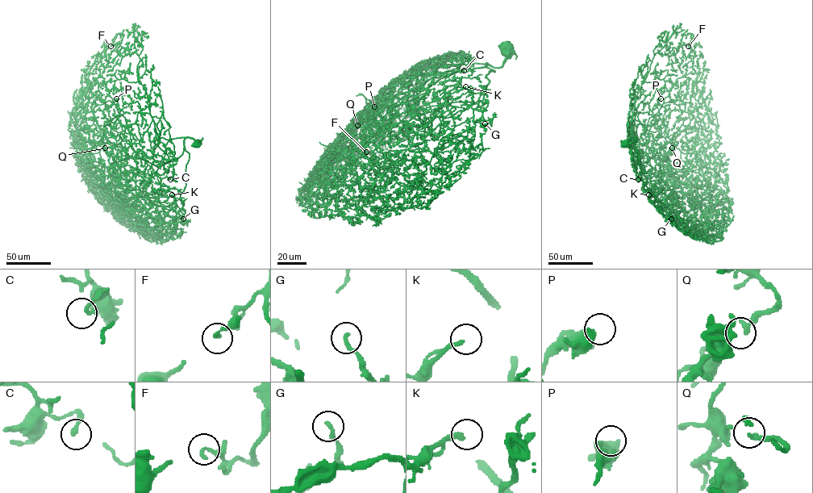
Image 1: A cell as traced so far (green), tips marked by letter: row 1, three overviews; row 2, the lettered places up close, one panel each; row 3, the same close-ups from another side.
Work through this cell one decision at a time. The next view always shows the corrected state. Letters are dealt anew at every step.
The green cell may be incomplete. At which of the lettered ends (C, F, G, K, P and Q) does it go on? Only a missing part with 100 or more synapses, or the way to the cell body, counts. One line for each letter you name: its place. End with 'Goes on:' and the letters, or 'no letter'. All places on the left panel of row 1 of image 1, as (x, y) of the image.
Goes on: no letter

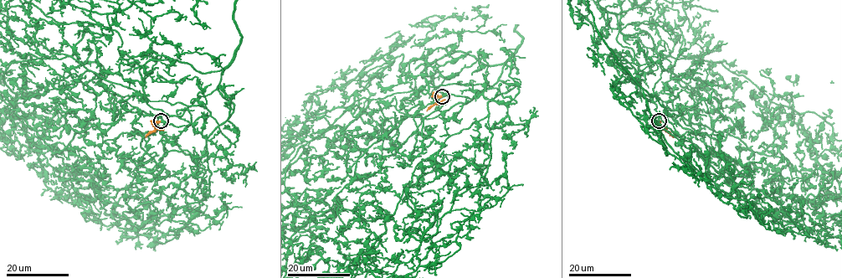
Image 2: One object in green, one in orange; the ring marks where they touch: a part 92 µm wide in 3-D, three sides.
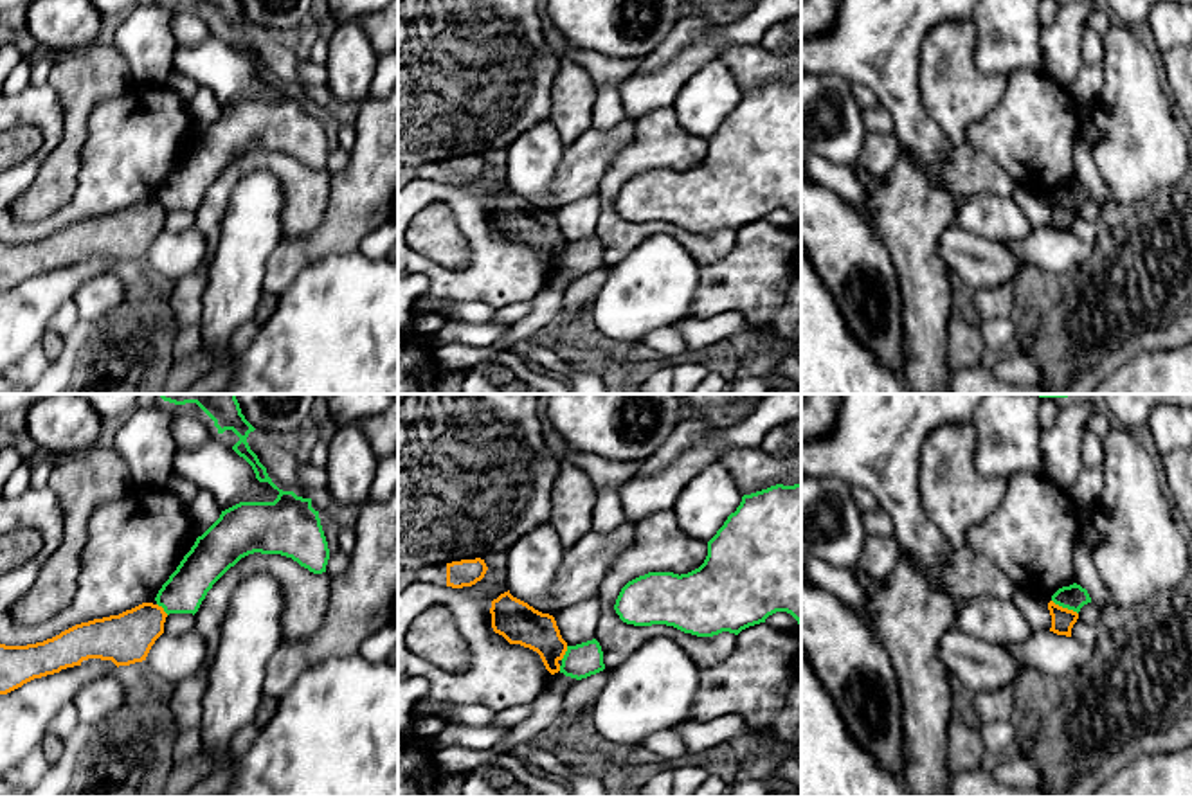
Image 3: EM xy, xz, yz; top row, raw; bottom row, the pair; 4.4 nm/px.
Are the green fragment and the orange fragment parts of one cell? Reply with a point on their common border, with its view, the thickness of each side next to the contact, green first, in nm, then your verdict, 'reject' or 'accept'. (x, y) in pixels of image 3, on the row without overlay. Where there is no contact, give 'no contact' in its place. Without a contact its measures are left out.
yz (1065, 204) | 110/110 nm | reject

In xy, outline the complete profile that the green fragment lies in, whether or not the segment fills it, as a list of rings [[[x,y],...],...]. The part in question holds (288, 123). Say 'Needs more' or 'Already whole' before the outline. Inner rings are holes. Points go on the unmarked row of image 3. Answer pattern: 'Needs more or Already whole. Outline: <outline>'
Already whole. Outline: [[[239,0],[196,2],[214,18],[218,31],[232,27],[239,34],[232,47],[252,63],[259,79],[268,79],[279,92],[274,99],[239,99],[221,108],[220,115],[196,135],[155,194],[167,212],[194,212],[212,182],[248,151],[281,151],[313,171],[326,169],[330,157],[312,95],[283,88],[272,79],[247,40],[256,25],[241,11]]]

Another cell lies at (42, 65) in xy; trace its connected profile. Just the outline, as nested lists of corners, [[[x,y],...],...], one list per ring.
[[[36,52],[31,59],[31,85],[43,85],[52,79],[54,56],[45,52]]]

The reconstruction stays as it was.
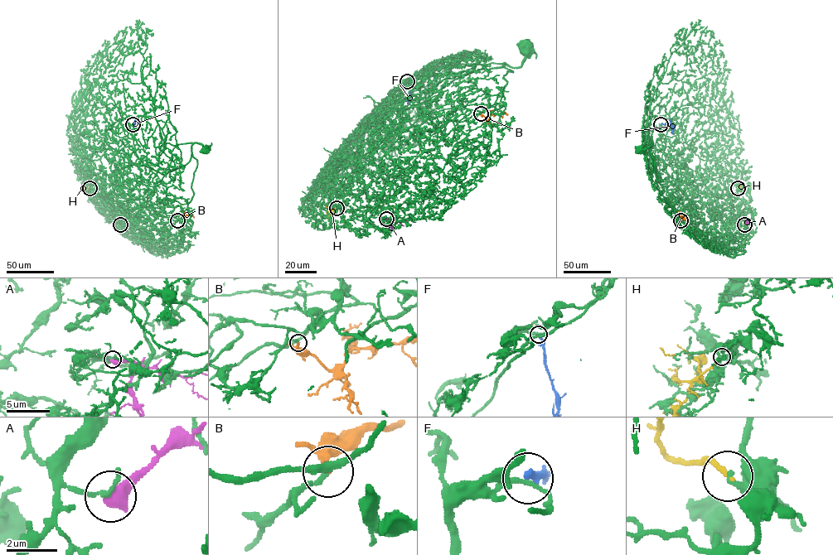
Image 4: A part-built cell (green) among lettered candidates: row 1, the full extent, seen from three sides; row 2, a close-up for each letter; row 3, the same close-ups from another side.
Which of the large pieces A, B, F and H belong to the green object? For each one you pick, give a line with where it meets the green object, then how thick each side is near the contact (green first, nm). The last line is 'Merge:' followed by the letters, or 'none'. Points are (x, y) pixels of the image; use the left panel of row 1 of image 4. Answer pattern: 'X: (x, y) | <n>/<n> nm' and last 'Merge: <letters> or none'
B: (177, 220) | 180/240 nm
Merge: B

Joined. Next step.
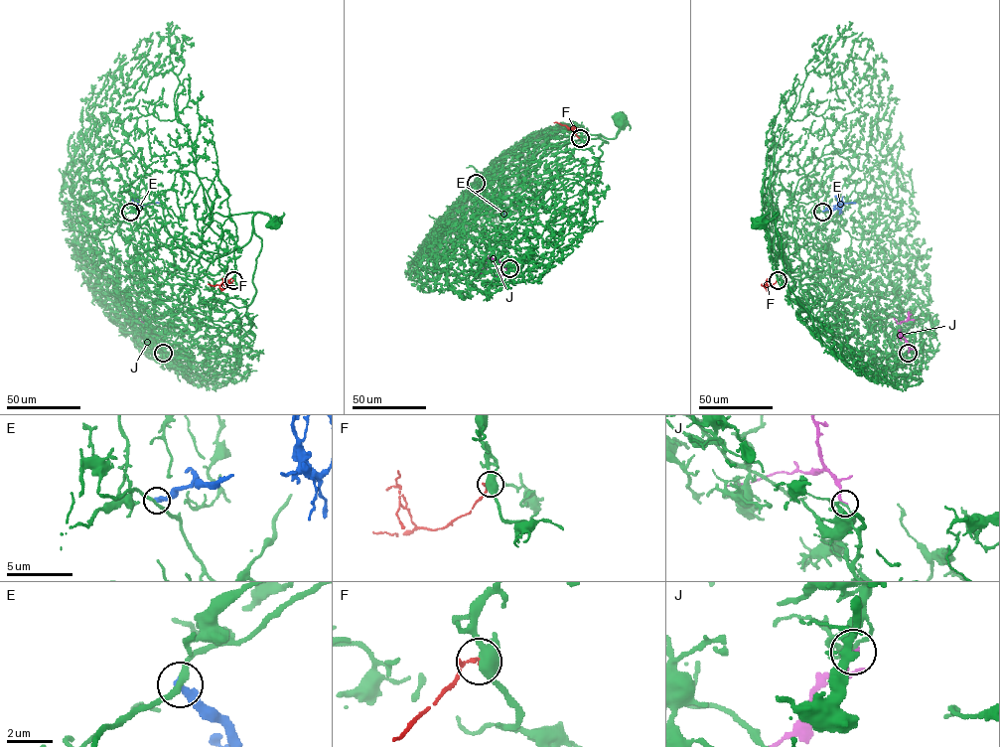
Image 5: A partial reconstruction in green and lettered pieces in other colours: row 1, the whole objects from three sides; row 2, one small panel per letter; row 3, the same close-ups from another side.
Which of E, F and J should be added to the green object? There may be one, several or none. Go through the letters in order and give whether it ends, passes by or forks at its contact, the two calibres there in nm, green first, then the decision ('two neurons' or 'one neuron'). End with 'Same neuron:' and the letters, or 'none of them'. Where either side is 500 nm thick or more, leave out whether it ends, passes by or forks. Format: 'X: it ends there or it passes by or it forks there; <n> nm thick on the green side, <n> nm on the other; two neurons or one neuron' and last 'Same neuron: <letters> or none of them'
E: it ends there; 260 nm thick on the green side, 400 nm on the other; two neurons
F: it ends there; 400 nm thick on the green side, 150 nm on the other; two neurons
J: it ends there; 150 nm thick on the green side, 220 nm on the other; two neurons
Same neuron: none of them

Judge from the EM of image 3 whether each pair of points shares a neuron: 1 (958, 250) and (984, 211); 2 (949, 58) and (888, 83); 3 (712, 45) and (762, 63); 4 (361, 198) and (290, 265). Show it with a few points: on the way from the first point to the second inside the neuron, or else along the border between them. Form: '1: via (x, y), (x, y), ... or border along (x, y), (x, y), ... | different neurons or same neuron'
1: border along (955, 223), (1002, 245) | different neurons
2: border along (931, 31), (919, 62), (919, 99), (924, 112) | different neurons
3: border along (758, 44), (730, 44), (715, 58) | different neurons
4: via (344, 216), (308, 249) | same neuron

